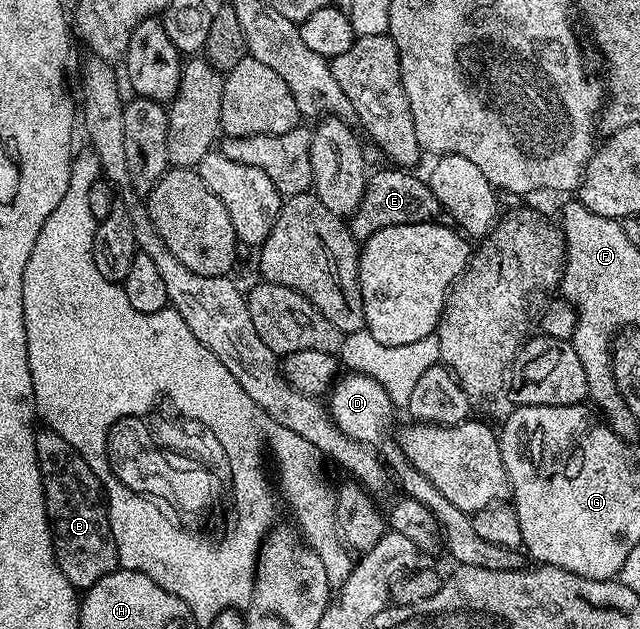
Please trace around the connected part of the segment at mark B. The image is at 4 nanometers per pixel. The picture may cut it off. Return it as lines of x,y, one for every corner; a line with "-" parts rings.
37,429
36,455
56,562
76,591
86,591
118,566
104,491
90,464
58,432

